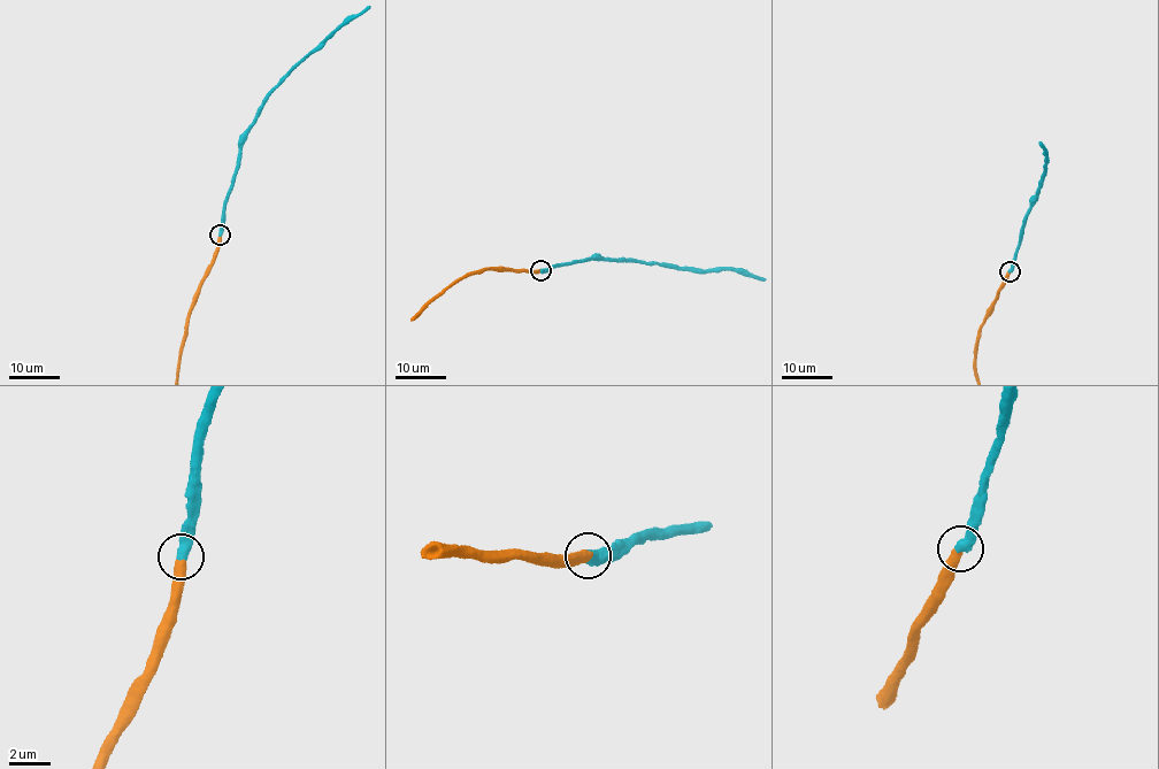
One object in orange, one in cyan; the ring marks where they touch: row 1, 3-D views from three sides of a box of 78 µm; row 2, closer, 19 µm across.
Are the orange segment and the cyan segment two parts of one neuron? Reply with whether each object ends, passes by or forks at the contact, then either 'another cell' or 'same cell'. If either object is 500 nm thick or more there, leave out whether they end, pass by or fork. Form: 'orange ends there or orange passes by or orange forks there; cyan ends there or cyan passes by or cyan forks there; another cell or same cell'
same cell

